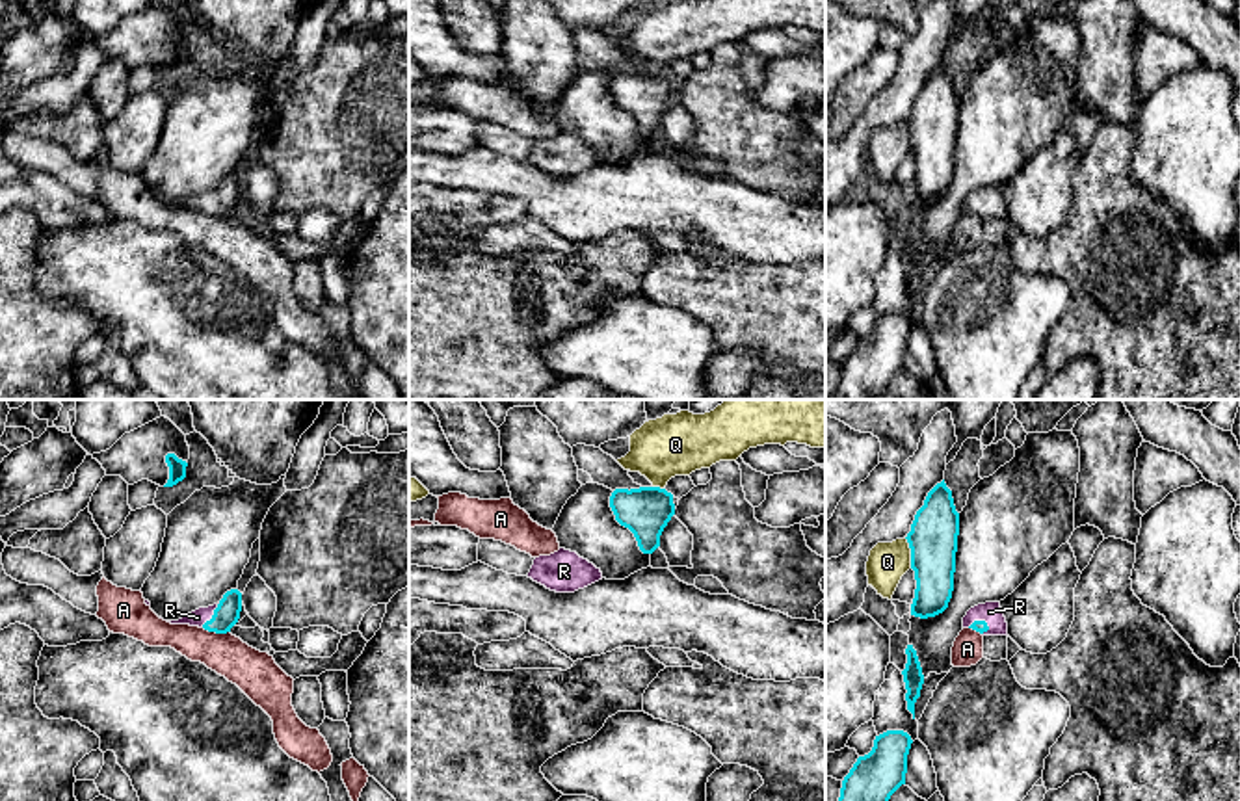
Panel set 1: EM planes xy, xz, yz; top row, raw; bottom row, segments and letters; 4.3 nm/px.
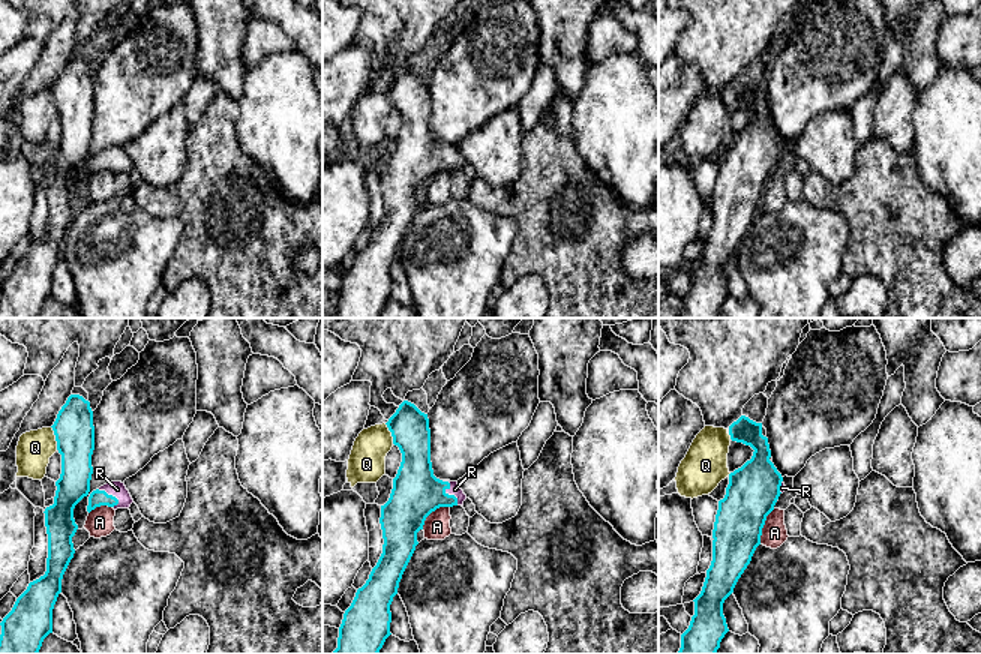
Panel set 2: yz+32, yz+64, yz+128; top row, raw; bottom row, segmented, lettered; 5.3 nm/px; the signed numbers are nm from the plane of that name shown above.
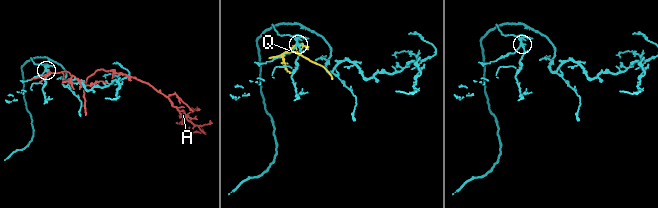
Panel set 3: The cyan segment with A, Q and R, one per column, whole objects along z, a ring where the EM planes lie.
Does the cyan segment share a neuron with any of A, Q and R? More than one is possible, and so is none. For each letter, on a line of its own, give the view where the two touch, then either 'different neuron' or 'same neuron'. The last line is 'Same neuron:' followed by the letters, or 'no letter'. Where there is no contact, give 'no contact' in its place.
A: meets cyan in xy; different neuron
Q: meets cyan in yz; different neuron
R: meets cyan in xy; same neuron
Same neuron: R

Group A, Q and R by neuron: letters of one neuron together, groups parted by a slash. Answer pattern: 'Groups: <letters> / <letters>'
Groups: A / Q / R

